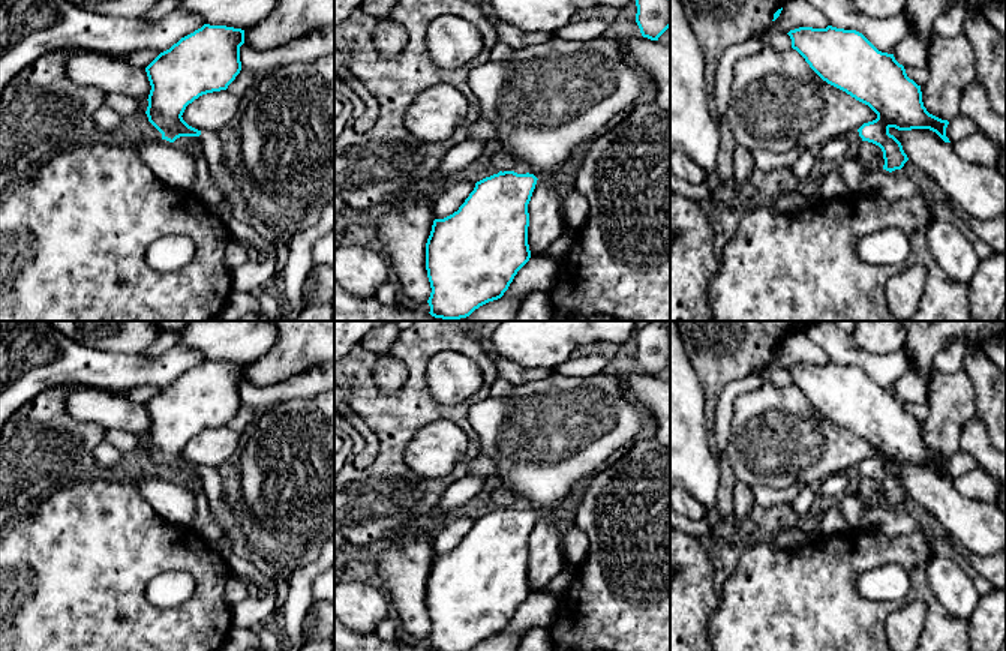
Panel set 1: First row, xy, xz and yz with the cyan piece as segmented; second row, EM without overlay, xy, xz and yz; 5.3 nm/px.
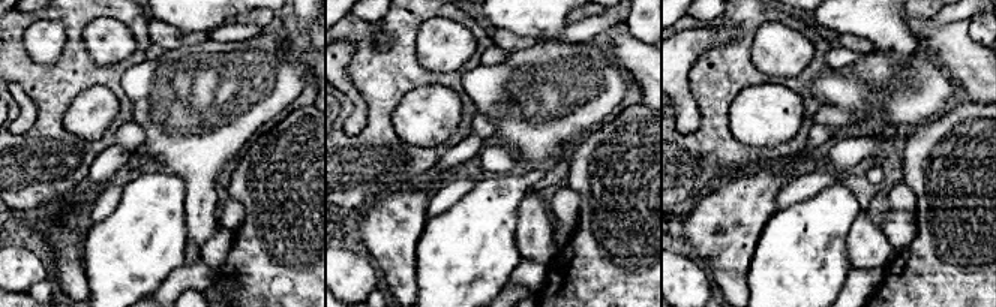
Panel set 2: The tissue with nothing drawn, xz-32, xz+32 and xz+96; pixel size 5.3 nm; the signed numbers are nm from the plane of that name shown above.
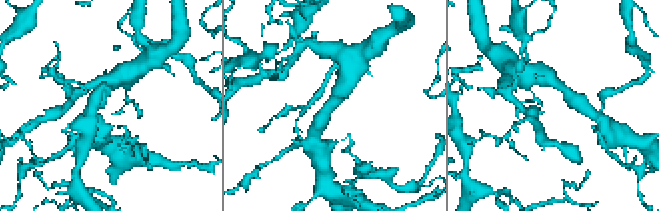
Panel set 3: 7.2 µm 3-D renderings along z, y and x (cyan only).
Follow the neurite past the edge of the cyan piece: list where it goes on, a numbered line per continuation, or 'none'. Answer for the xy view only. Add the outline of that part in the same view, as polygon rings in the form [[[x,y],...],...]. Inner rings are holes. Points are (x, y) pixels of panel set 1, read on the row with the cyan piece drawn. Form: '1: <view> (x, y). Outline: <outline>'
1: xy (222, 173). Outline: [[[201,132],[199,140],[204,148],[204,158],[208,162],[210,184],[216,188],[225,196],[231,195],[238,189],[235,164],[229,162],[229,153],[223,147],[216,132]]]

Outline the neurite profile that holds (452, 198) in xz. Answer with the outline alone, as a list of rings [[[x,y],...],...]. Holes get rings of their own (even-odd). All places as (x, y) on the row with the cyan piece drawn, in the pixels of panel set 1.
[[[460,182],[453,183],[448,189],[442,192],[442,195],[435,201],[433,214],[435,219],[444,219],[454,212],[465,202],[469,194],[474,190],[474,182]]]

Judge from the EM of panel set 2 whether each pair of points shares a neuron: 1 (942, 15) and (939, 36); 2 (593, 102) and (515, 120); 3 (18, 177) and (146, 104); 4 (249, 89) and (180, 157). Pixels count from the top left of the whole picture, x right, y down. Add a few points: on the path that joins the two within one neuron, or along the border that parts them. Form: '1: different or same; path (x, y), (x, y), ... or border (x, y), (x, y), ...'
1: different; border (968, 18), (941, 24), (927, 23)
2: same; path (573, 102), (546, 102), (534, 114)
3: different; border (120, 78), (120, 86), (129, 101), (132, 120)
4: same; path (233, 105), (197, 141)

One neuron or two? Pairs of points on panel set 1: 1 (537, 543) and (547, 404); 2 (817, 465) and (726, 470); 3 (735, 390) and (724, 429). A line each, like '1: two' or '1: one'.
1: one
2: two
3: one

